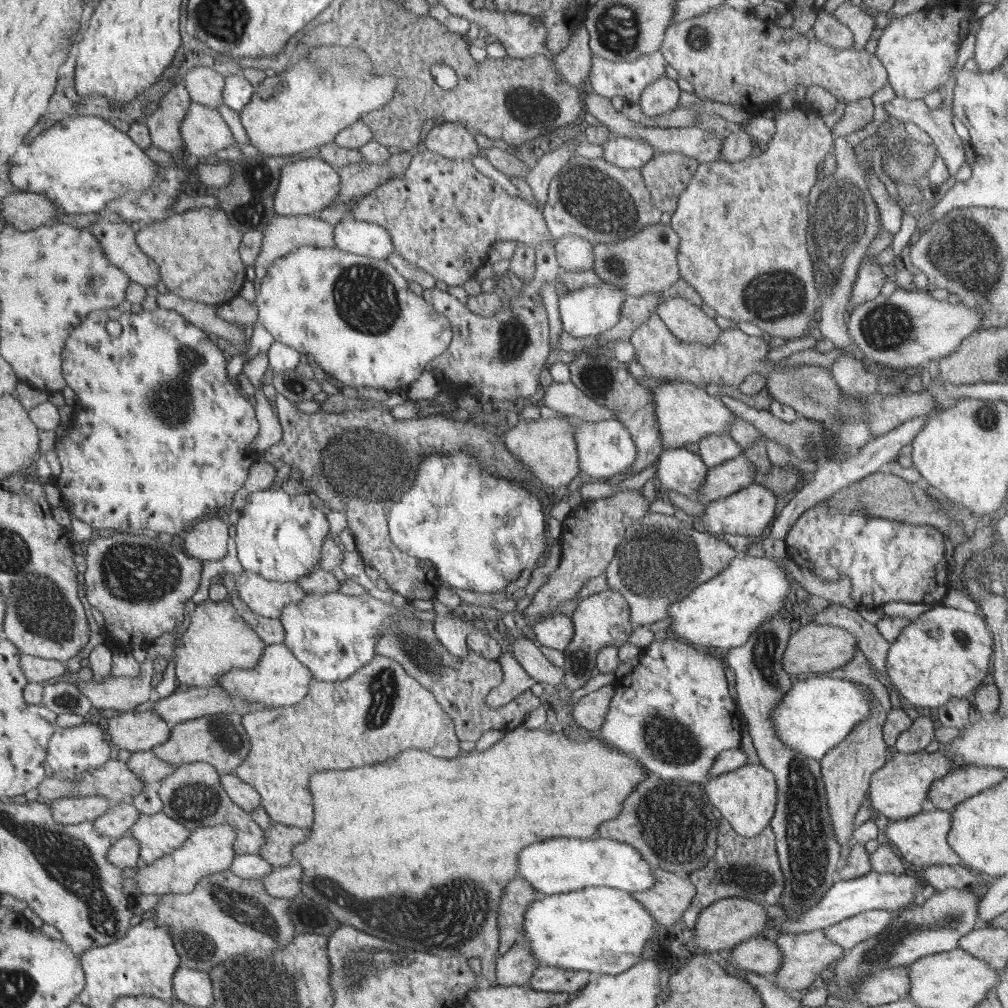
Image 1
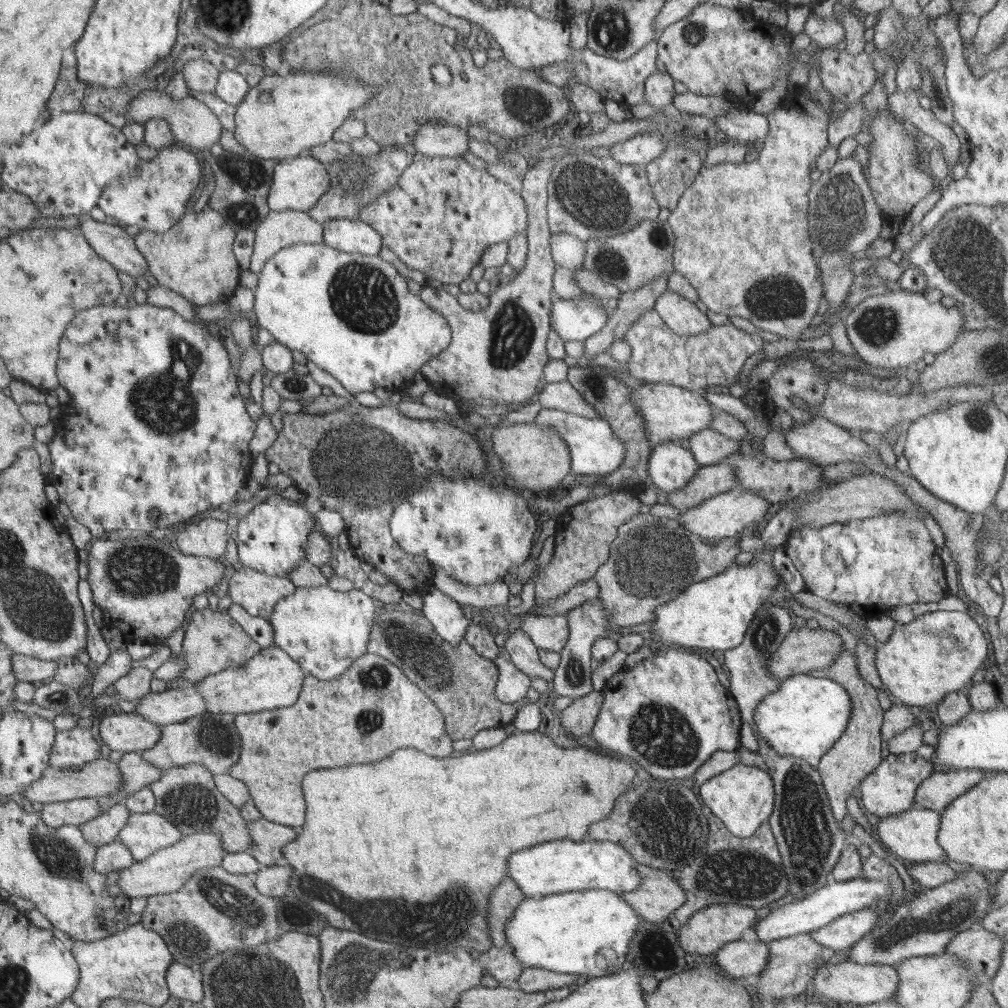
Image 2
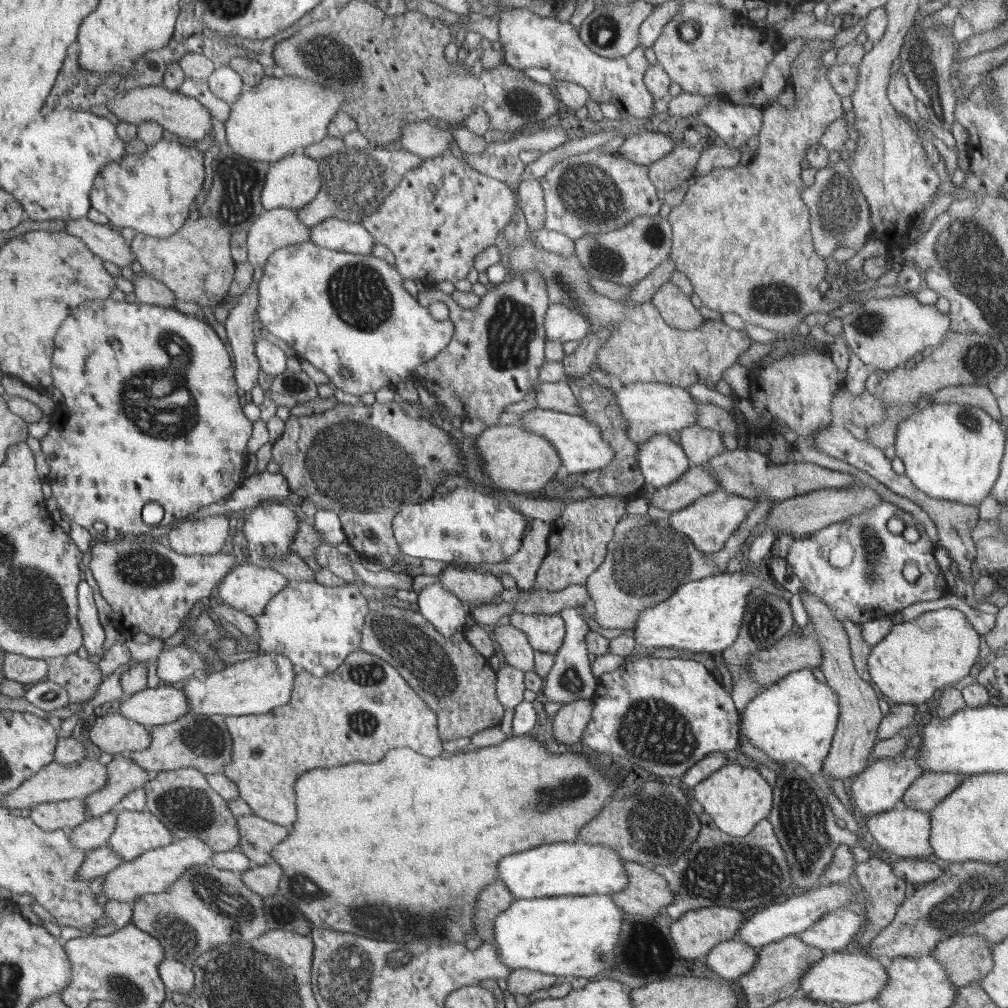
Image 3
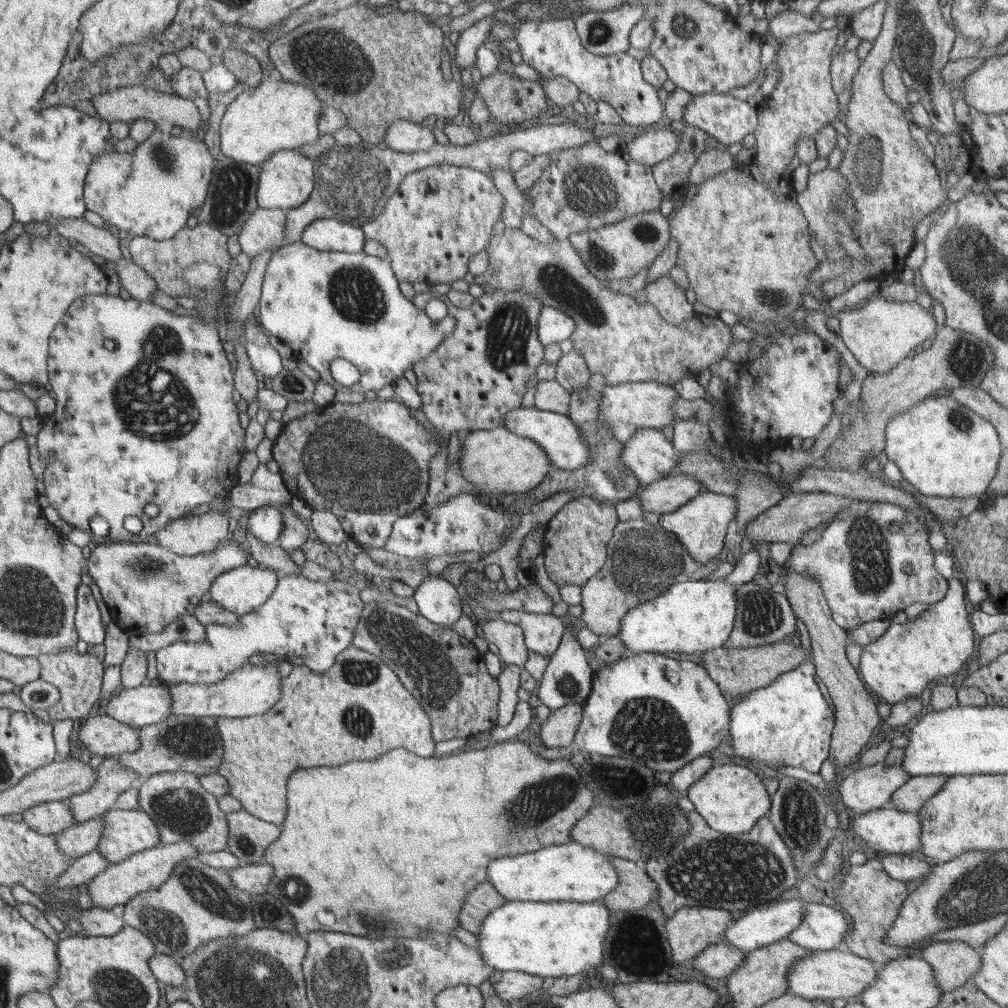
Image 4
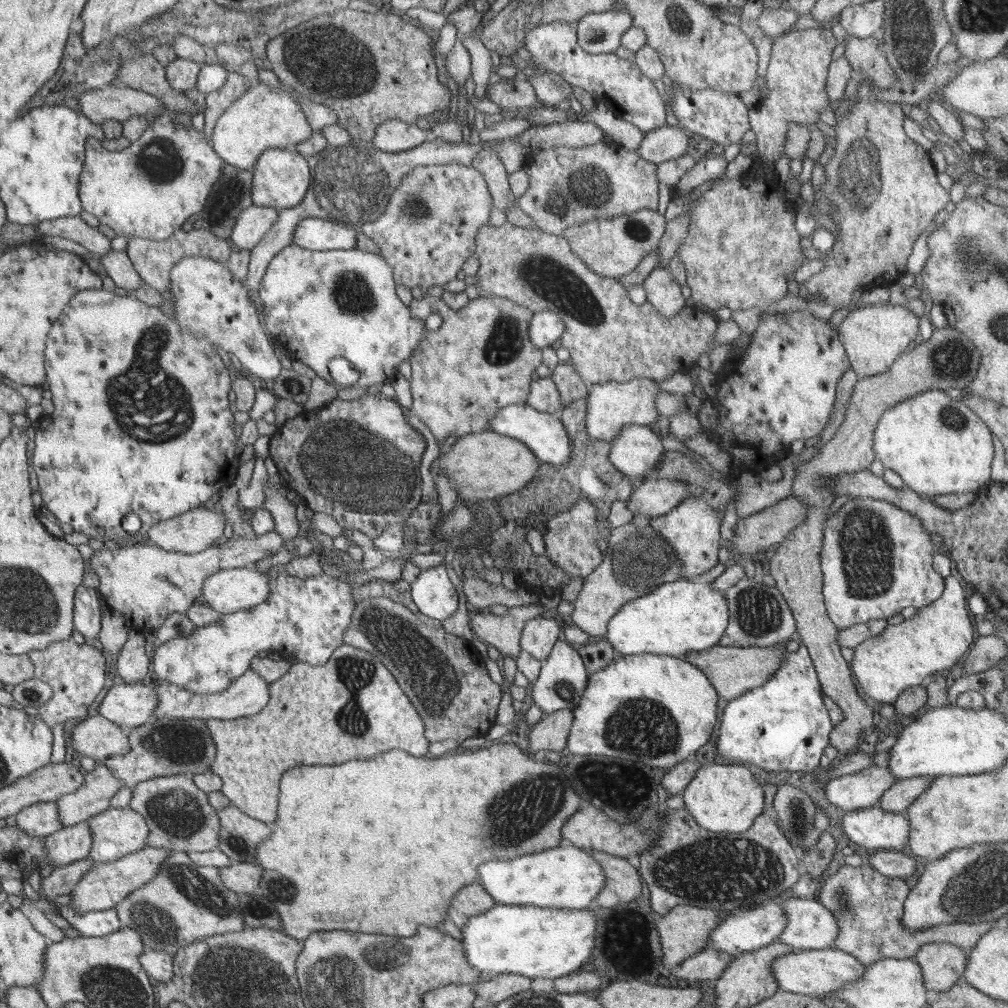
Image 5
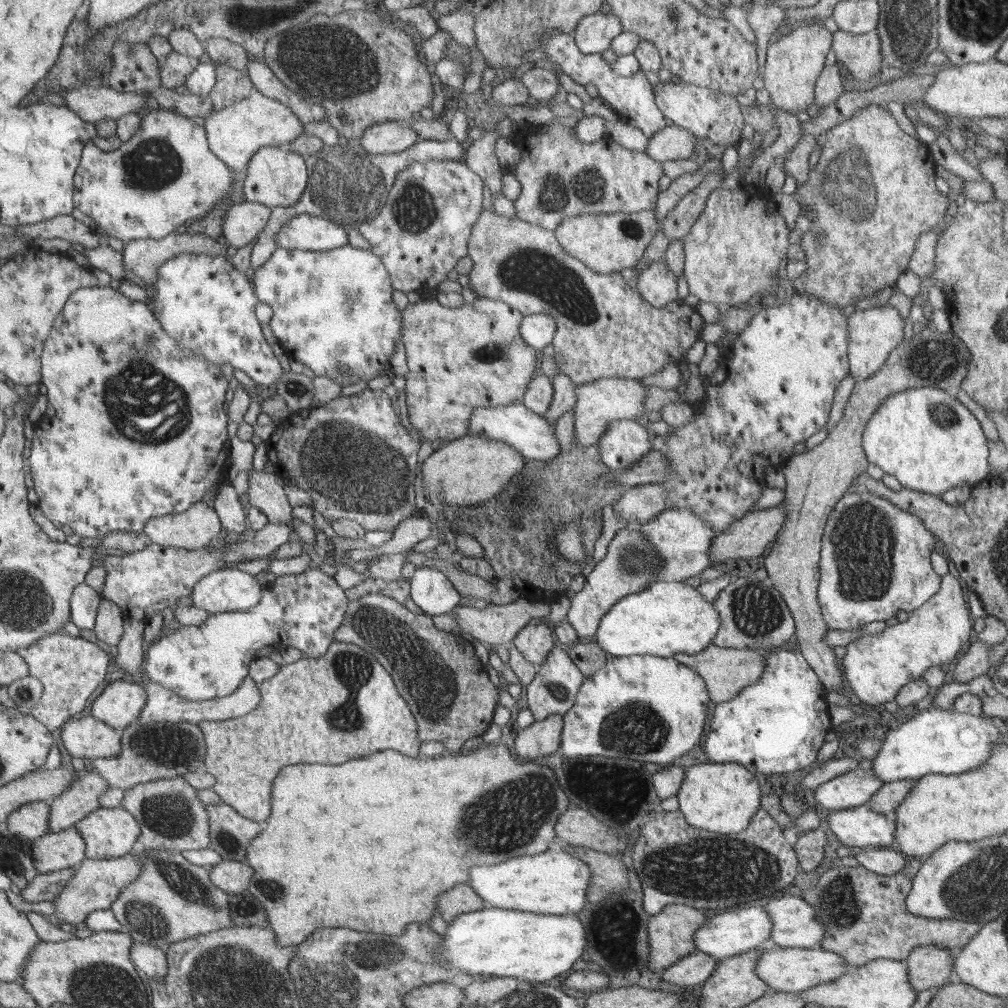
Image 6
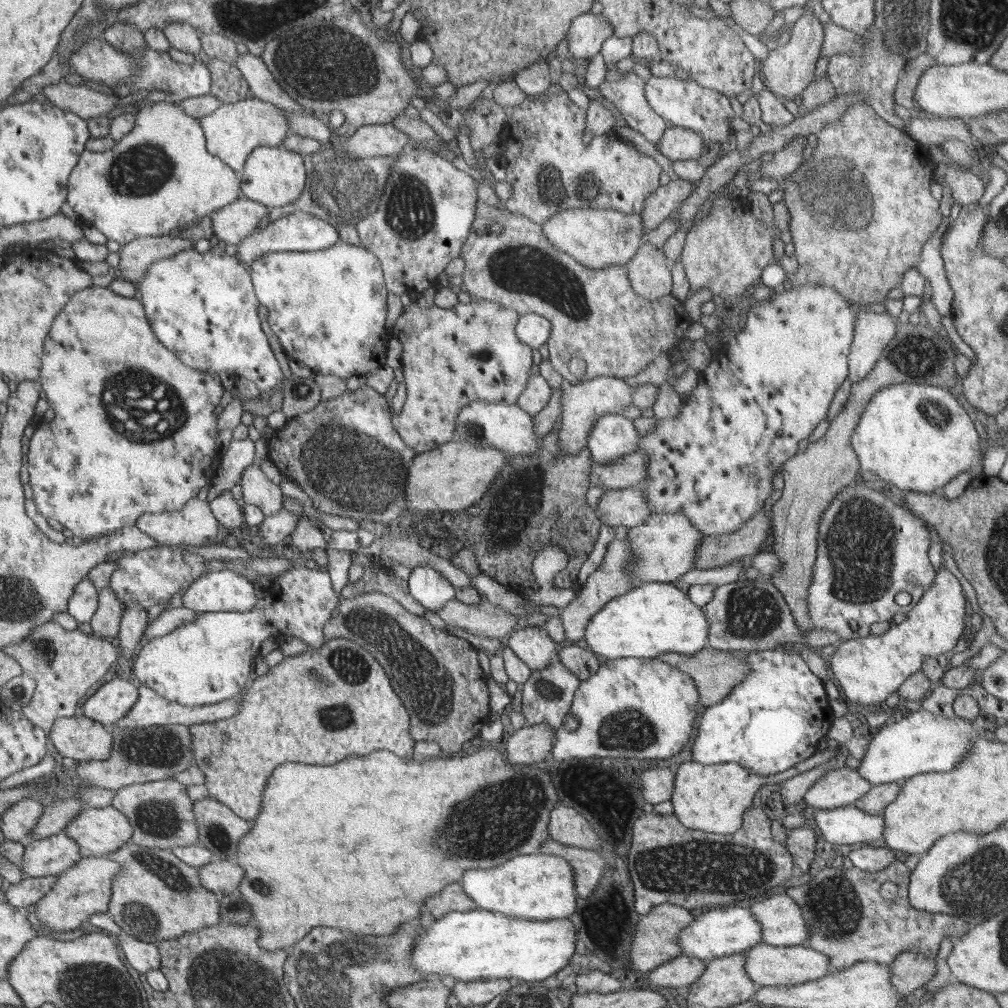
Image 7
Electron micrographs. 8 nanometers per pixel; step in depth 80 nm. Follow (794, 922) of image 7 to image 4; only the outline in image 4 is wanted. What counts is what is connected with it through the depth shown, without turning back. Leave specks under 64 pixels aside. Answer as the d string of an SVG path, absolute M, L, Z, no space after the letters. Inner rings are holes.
M824 904L805 905L805 917L788 940L811 952L830 951L842 947L845 934L853 927L846 913Z

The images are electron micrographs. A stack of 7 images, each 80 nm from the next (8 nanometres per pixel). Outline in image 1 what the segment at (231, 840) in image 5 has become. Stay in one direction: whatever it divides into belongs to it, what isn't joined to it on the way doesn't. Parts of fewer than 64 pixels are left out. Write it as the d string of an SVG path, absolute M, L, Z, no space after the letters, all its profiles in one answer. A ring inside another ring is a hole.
M273 823L265 830L265 837L266 845L262 847L258 856L274 868L288 867L296 863L292 850L298 844L306 841L309 831Z

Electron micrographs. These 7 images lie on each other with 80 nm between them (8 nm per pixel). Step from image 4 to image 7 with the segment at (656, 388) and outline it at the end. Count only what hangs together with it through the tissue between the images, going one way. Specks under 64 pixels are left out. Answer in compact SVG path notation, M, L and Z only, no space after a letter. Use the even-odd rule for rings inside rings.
M597 377L592 380L569 384L562 396L562 415L558 417L559 450L557 454L576 455L586 448L587 440L598 419L608 414L621 415L632 403L633 388L624 379L614 377Z

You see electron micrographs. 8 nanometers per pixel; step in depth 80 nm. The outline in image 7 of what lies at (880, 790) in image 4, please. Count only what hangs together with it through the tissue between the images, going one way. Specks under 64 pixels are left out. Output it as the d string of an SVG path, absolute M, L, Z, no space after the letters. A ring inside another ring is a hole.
M842 767L829 770L803 797L802 807L830 810L855 804L873 787L856 769Z

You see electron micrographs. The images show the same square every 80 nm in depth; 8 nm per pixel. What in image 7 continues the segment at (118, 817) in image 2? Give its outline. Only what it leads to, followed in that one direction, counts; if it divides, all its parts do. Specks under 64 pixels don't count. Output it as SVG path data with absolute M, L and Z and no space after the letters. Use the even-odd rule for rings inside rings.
M64 831L49 838L25 843L22 866L25 876L40 878L56 876L81 861L81 848Z

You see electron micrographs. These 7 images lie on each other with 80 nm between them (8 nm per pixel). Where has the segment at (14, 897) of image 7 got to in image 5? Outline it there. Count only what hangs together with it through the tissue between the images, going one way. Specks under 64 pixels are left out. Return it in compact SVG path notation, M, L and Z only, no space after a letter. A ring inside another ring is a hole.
M88 857L85 861L74 862L63 867L48 870L42 875L41 892L36 892L42 900L72 893L76 883L84 877L95 861Z

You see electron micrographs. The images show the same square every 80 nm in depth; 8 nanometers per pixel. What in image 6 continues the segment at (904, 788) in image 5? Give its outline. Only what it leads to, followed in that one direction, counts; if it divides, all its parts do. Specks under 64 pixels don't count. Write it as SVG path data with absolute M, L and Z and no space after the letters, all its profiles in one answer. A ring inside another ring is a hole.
M904 779L884 783L882 788L871 798L866 805L876 814L894 816L895 810L900 806L906 796L915 787L917 779Z

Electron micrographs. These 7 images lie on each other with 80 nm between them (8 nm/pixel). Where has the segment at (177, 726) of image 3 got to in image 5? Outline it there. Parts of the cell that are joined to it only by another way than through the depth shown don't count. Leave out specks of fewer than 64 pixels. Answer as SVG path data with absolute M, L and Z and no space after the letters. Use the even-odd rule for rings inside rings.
M146 723L145 725L137 726L129 733L130 752L126 754L120 754L105 759L104 762L107 767L113 772L114 776L117 776L126 787L134 787L136 784L142 781L148 781L152 777L165 777L175 774L184 773L185 775L204 774L211 770L212 762L215 758L206 758L206 760L200 760L200 762L186 762L186 764L180 764L180 762L174 762L158 752L152 752L144 746L142 738L146 738L146 734L150 734L158 724Z

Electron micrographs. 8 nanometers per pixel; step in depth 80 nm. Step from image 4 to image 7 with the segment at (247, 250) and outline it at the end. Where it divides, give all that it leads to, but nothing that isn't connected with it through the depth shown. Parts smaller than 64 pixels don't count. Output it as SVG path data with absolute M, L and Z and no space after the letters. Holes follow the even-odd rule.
M246 197L211 214L214 235L224 244L239 244L258 228L269 207Z

